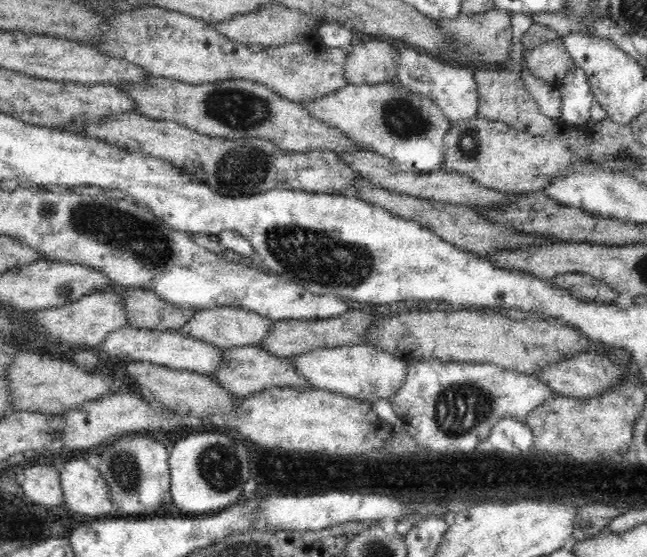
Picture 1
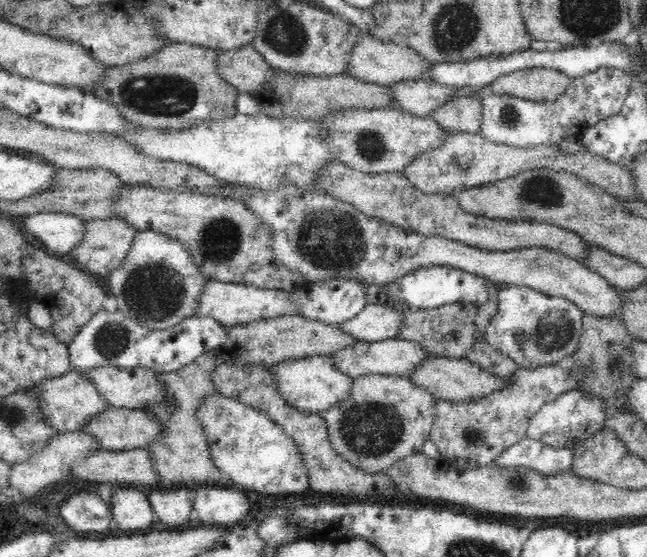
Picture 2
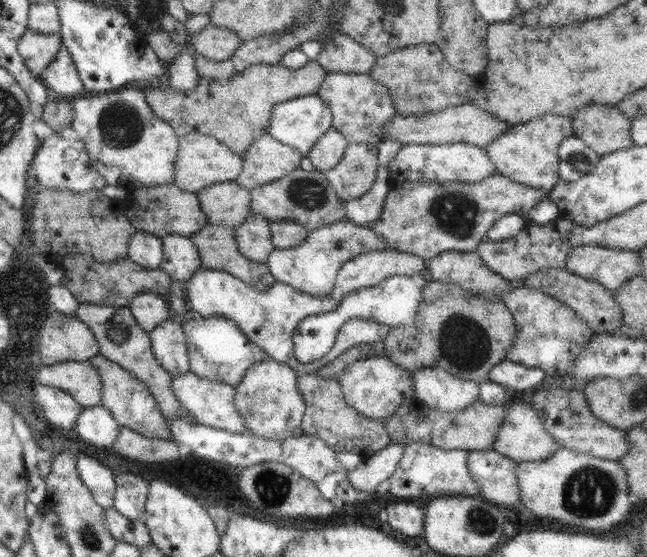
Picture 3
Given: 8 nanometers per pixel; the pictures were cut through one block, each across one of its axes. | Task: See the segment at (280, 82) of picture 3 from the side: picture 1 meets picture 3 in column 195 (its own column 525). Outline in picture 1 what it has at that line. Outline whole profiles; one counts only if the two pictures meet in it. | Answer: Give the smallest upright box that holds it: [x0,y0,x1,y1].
[474,70,558,135]

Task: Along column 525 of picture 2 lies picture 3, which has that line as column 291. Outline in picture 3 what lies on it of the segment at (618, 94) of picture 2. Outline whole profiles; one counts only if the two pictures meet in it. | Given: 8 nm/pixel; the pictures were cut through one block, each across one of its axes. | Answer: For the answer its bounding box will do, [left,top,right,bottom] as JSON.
[269,95,333,156]

